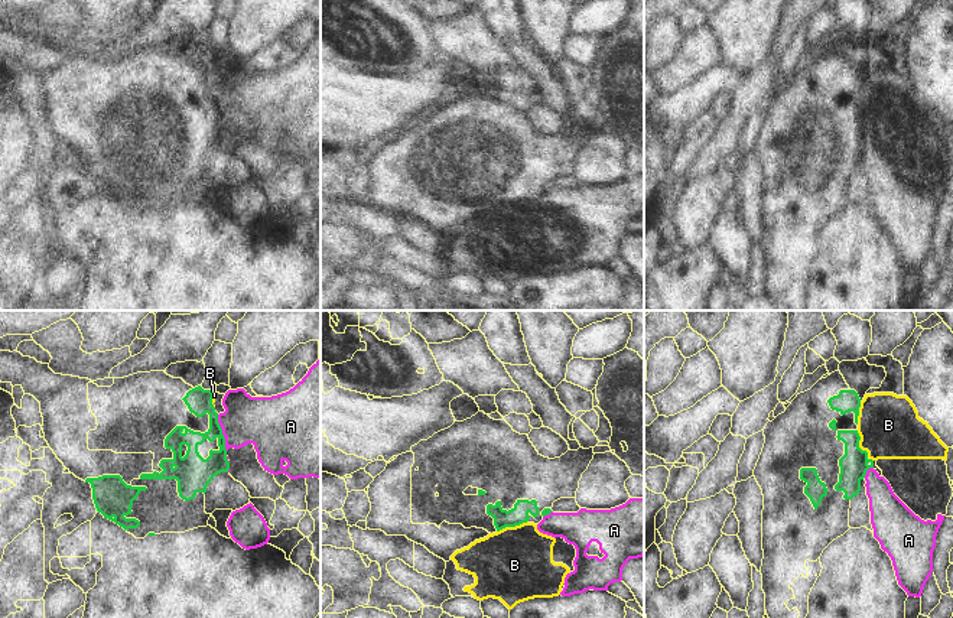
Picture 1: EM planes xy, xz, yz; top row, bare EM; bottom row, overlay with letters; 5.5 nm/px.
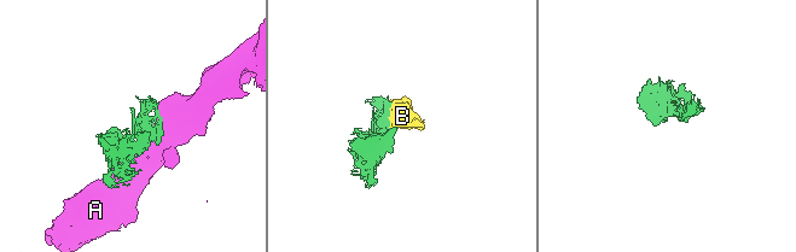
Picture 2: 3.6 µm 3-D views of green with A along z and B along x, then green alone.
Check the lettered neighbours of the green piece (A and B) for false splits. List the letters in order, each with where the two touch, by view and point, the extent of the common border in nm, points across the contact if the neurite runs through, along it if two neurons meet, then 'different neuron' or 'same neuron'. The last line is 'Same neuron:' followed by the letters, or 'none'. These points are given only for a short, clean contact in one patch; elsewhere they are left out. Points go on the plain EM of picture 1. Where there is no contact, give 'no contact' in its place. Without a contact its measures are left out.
A: xy (221, 109) | 200 nm | along xy (217, 91), (227, 126) | different neuron
B: yz (858, 123) | 200 nm | along yz (856, 107), (859, 123), (872, 137) | different neuron
Same neuron: none

